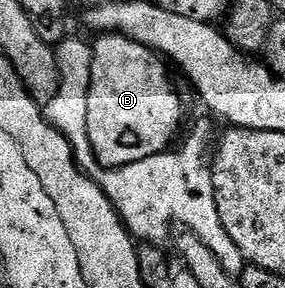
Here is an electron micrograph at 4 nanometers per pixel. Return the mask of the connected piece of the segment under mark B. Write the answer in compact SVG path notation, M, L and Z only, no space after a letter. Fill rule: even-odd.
M118 33L103 34L96 40L98 42L94 41L91 46L93 52L93 59L91 60L91 88L87 96L87 136L91 136L91 148L95 152L95 156L104 166L126 166L127 164L135 164L135 160L147 160L147 156L166 153L174 145L173 137L176 136L177 125L181 122L181 98L173 91L173 82L169 79L168 72L165 71L166 63L154 51L147 49L143 44L139 44L130 38L124 38Z

